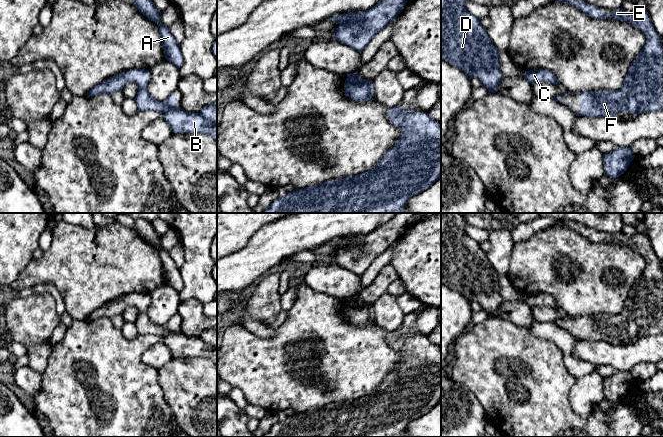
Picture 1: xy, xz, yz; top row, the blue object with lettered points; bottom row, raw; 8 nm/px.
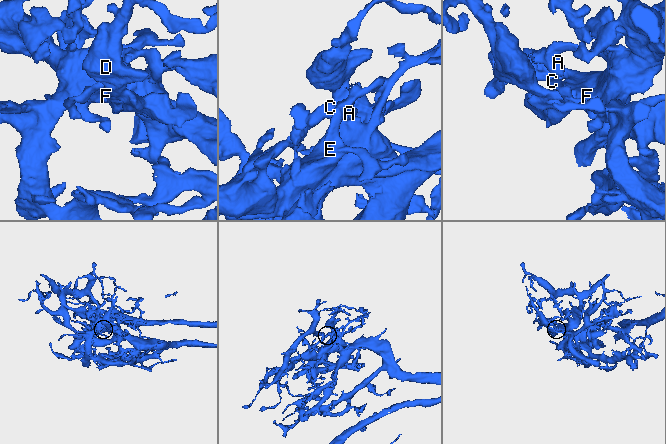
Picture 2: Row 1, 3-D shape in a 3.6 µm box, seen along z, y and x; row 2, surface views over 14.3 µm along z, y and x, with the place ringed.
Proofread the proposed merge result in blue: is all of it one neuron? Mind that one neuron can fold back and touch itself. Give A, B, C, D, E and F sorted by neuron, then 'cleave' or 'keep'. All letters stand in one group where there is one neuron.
A B C D E F | keep

